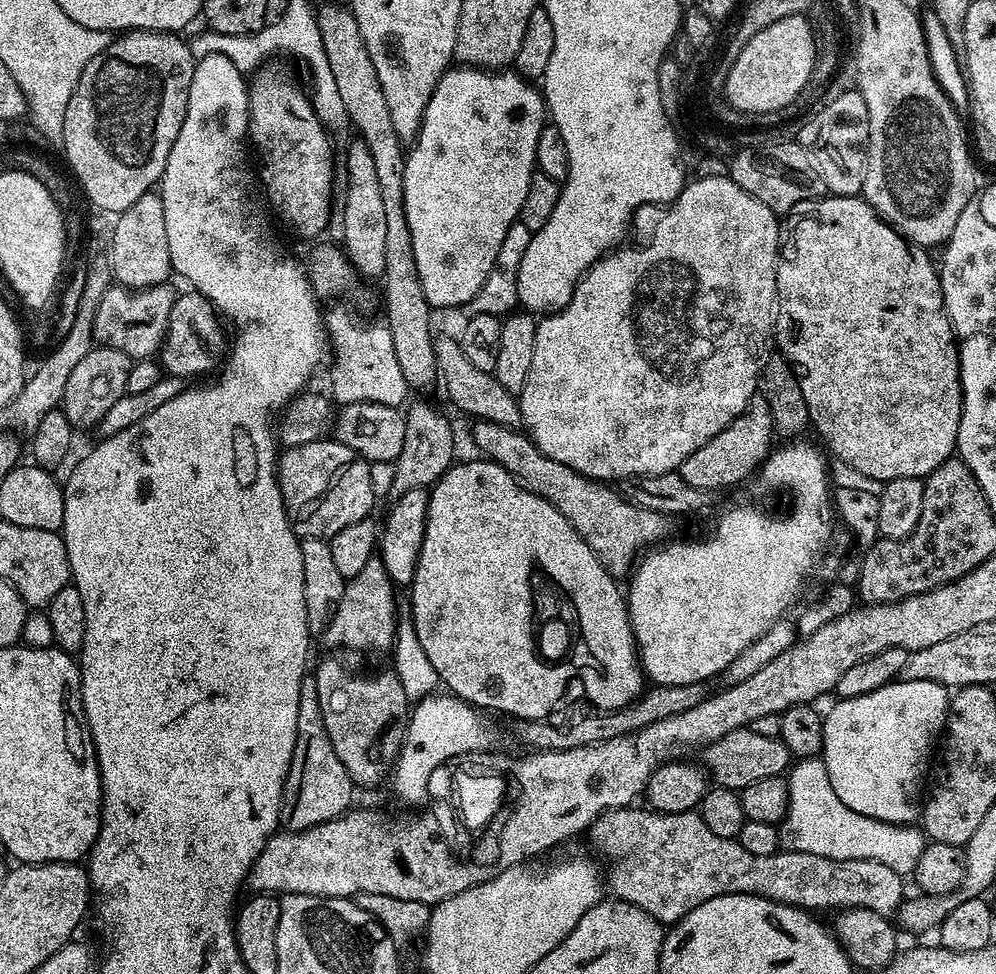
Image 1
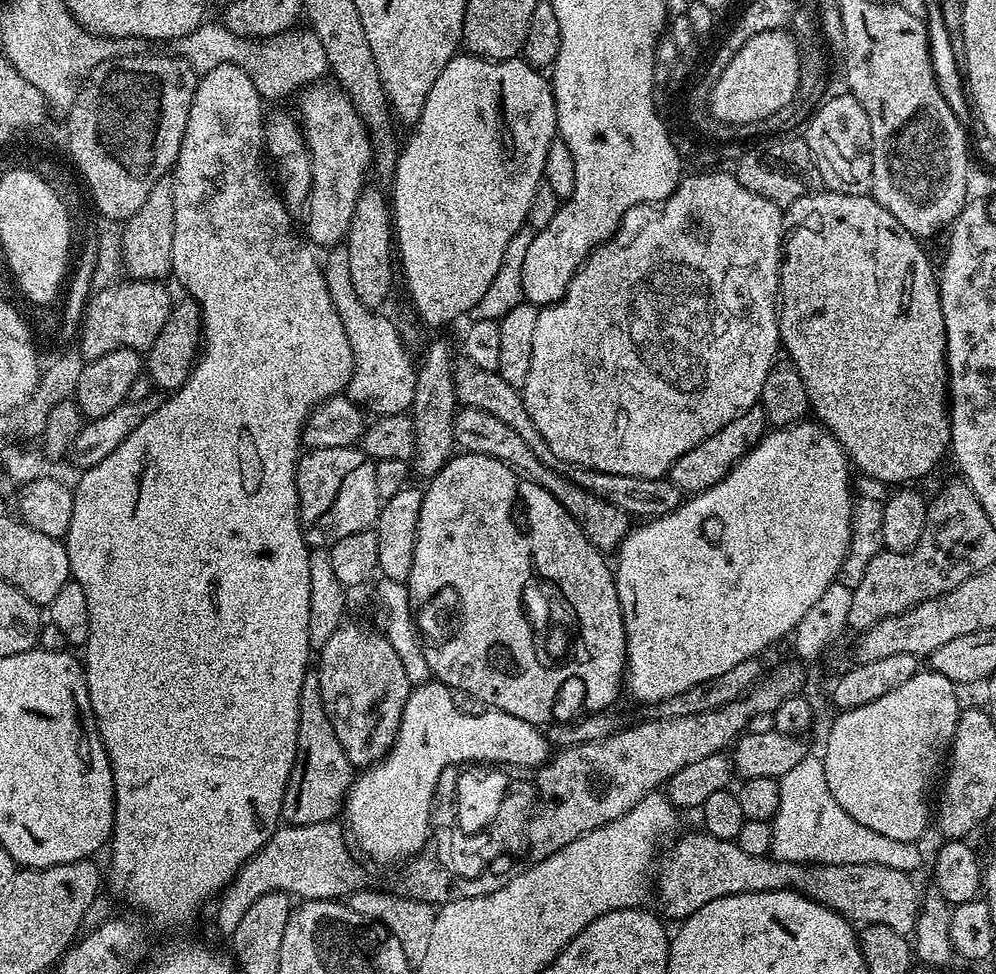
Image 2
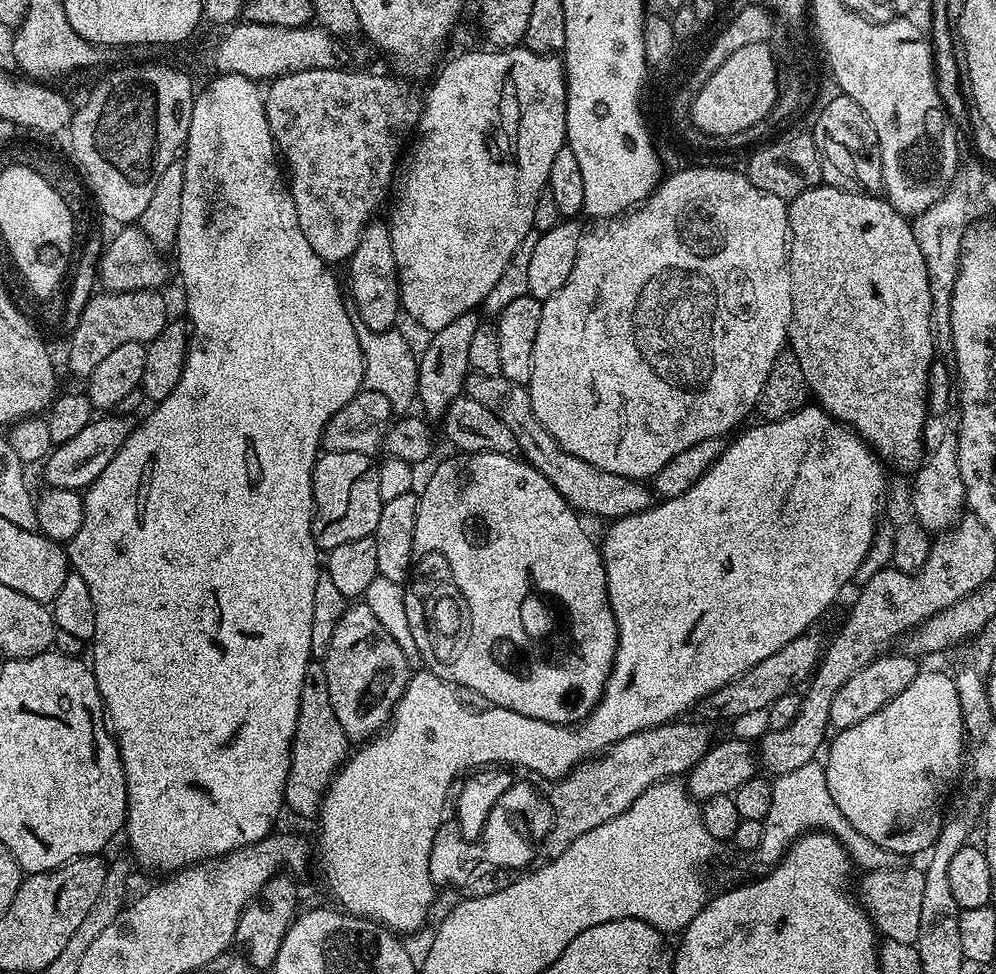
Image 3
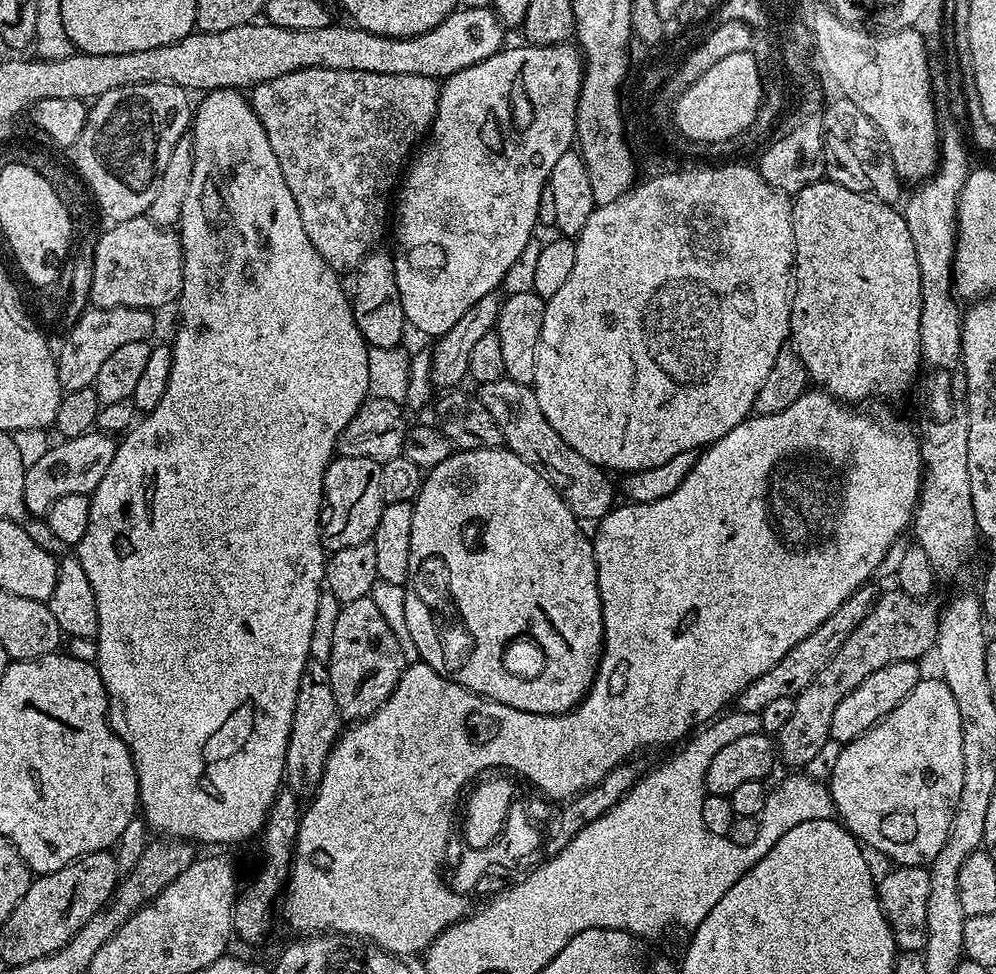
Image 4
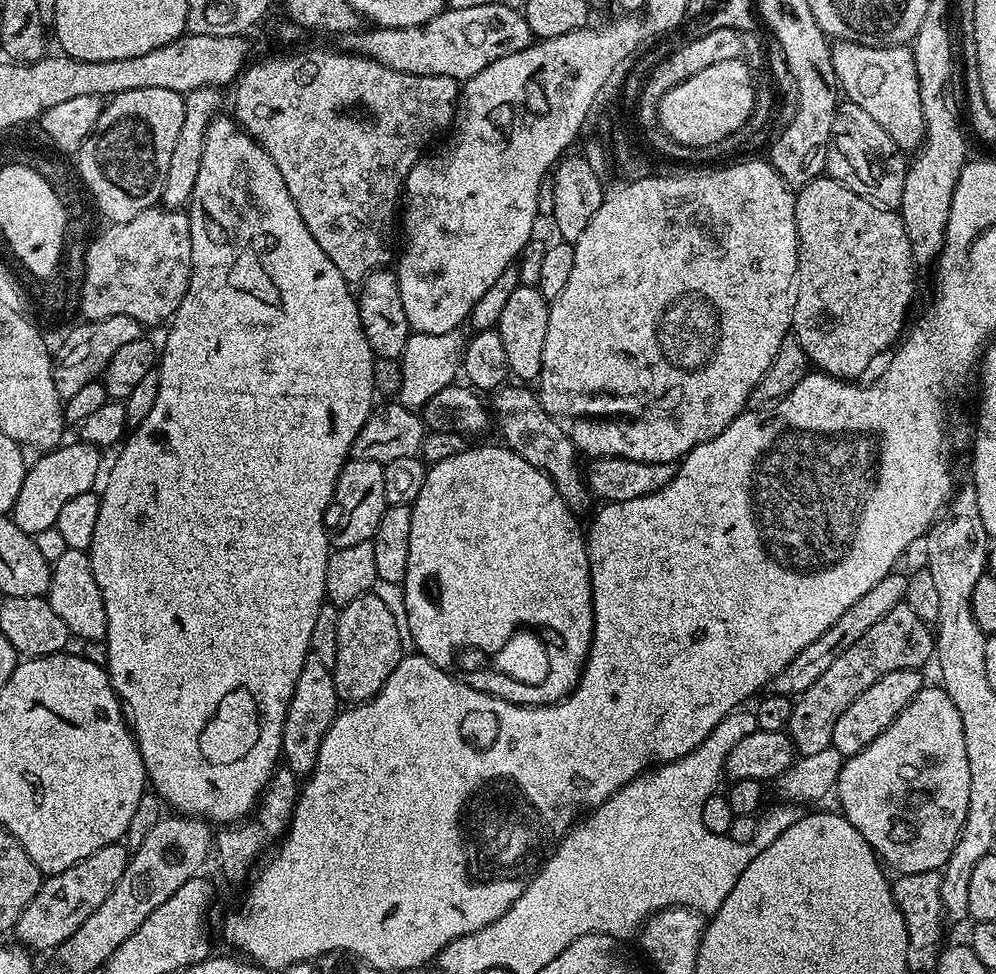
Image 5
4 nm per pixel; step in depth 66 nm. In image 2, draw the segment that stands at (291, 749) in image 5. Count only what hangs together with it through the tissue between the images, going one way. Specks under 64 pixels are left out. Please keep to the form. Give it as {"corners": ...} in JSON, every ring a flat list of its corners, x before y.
{"corners":[[310,670,302,678,302,690,298,694,298,742,294,766,290,770,290,778,286,786,286,794,282,802,282,816,288,822,315,822,332,820,343,809,344,798,352,787,354,769,350,758,346,758,346,750,342,750,342,742,338,742,338,734,334,734,332,720,328,717,326,706,322,702,322,686,318,683,318,674]]}

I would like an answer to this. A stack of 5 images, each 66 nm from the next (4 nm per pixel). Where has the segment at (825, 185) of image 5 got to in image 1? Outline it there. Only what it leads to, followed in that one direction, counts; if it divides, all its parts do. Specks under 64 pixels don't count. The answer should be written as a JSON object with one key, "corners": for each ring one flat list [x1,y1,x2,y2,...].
{"corners":[[825,195,823,198,807,200,802,202,794,209,795,215,800,215,792,224,792,233,787,233,786,239,780,245,780,263,776,265,776,327,774,329,774,344,778,349,779,355,783,356,793,369,798,373,800,389,802,390,802,398,806,398,806,406,808,407,808,418,811,427,816,428,818,435,824,439,823,447,829,453,833,452,838,459,844,464,849,464,856,472,861,472,868,480,880,480,879,482,887,482,894,478,926,478,935,468,942,466,942,462,953,459,956,452,956,439,958,438,958,422,962,418,962,406,964,405,964,395,962,394,962,386,960,385,960,349,954,339,952,331,952,320,944,312,944,299,942,298,942,290,940,289,940,277,938,275,937,265,932,264,932,260,927,251,922,248,913,247,903,236,899,236,885,220,881,220,876,212,865,200,860,196,833,196]]}

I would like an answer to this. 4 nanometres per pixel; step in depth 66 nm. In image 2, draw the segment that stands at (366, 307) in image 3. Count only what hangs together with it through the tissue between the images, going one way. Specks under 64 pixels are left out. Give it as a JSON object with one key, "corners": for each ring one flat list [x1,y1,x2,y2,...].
{"corners":[[365,187,364,193,358,198,358,206,354,206,354,218,350,222,346,243,355,293,365,306,379,309,379,304,392,292,392,266,394,270,394,229,390,200,385,193,383,196,376,188]]}

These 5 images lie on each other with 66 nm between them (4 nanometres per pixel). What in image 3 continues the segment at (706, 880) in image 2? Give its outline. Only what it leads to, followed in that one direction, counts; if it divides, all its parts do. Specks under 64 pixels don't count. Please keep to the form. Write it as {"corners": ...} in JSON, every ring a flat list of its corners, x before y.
{"corners":[[919,867,907,868,879,868,873,872,865,871,860,880,860,892,858,900,868,917,872,920,872,927,884,940,894,939,897,942,904,942,915,945,918,938,918,926,922,923,922,893,926,887,924,873]]}

